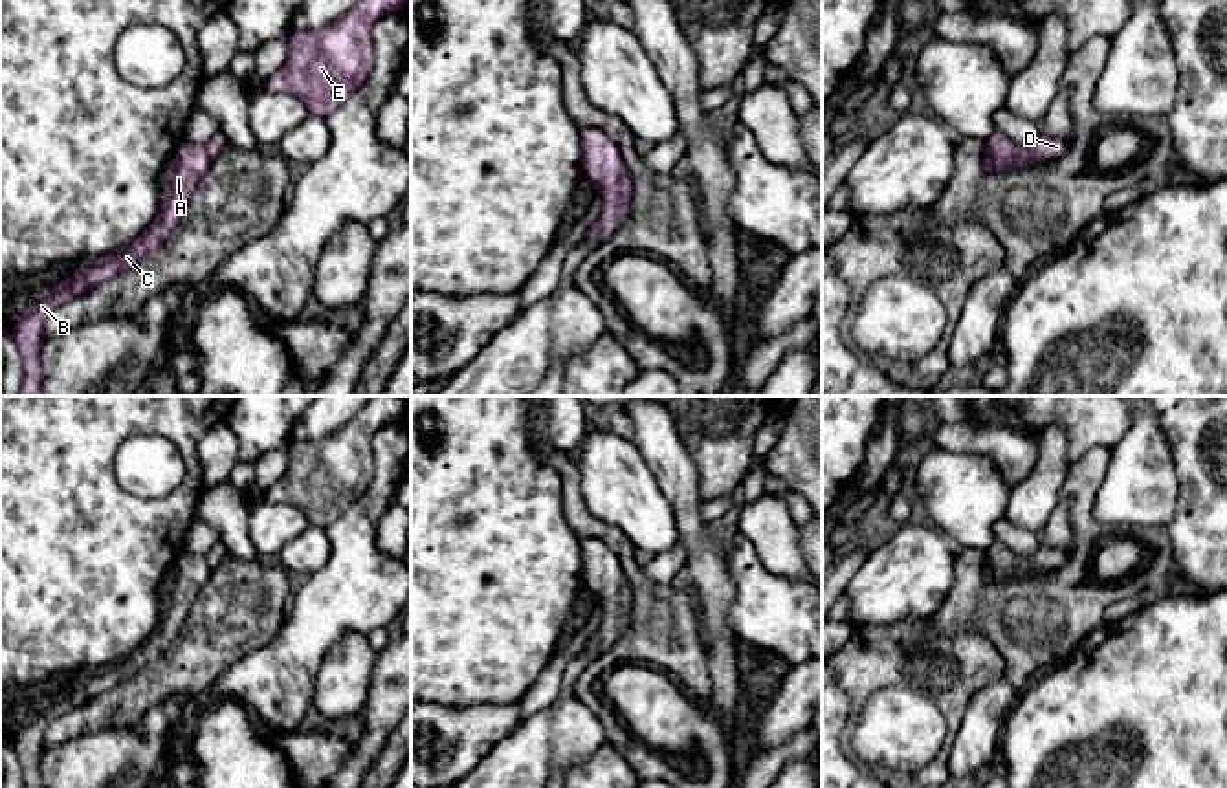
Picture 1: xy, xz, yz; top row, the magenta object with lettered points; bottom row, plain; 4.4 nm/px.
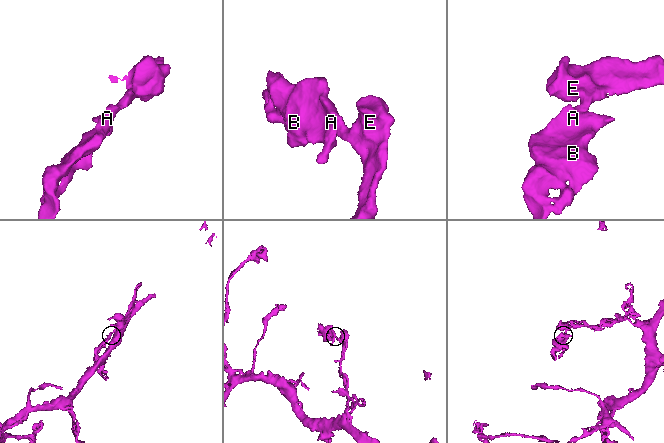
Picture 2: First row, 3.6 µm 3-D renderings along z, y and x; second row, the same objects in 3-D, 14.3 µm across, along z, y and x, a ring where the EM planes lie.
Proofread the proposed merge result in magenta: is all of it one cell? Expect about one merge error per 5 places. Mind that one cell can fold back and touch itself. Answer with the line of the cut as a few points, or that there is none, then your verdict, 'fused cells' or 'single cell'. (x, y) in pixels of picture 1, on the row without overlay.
cut none; single cell

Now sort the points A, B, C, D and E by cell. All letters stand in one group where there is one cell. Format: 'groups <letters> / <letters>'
groups A B C D E

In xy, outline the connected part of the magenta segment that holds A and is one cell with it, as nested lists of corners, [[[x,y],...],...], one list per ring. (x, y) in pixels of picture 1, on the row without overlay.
[[[211,548],[205,555],[182,550],[176,557],[176,572],[167,583],[161,623],[152,636],[125,660],[99,669],[83,687],[61,687],[51,702],[11,735],[11,746],[24,775],[24,788],[42,788],[40,757],[46,728],[57,717],[127,682],[145,665],[160,662],[182,630],[198,592],[226,557],[224,548]]]

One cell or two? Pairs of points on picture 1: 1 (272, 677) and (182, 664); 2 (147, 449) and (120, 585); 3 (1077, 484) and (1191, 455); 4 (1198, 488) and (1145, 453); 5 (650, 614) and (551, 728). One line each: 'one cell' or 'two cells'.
1: two cells
2: two cells
3: two cells
4: two cells
5: two cells

